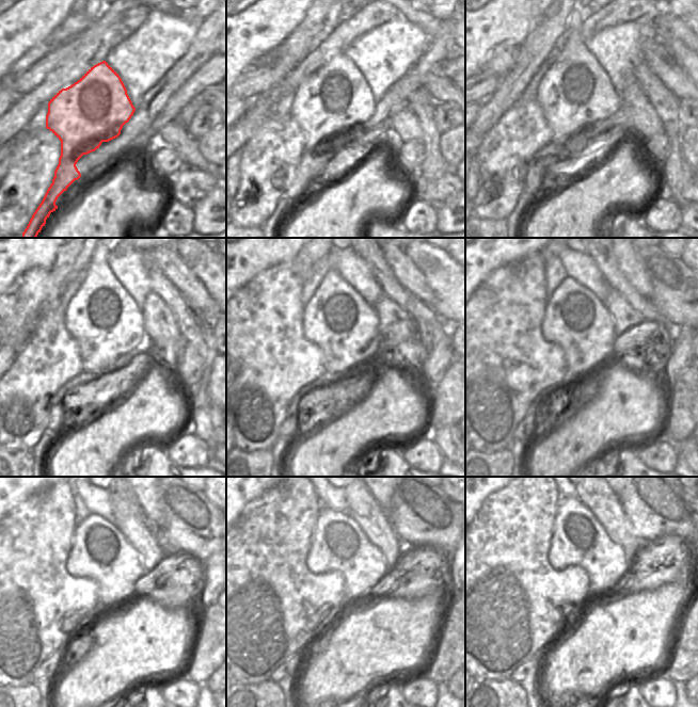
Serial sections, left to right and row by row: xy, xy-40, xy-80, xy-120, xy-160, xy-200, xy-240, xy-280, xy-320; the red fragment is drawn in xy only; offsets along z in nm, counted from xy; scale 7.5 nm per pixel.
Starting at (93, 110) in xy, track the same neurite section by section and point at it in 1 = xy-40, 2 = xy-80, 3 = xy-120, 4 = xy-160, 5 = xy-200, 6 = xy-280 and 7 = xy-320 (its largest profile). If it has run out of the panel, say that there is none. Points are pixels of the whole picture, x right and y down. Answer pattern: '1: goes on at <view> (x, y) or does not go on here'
1: goes on at xy-40 (327, 106)
2: goes on at xy-80 (575, 93)
3: goes on at xy-120 (101, 318)
4: goes on at xy-160 (337, 319)
5: goes on at xy-200 (580, 322)
6: goes on at xy-280 (338, 544)
7: goes on at xy-320 (578, 540)

